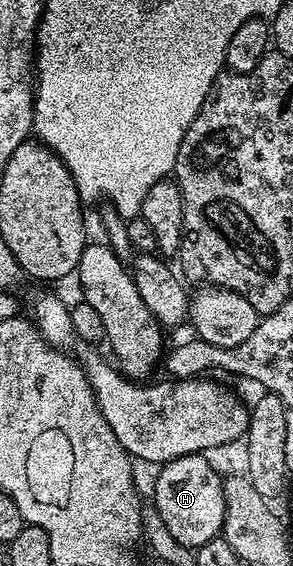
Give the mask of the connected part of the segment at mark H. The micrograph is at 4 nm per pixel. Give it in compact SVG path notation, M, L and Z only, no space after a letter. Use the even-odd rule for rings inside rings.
M203 454L183 455L159 468L156 475L156 512L178 545L198 548L224 530L224 479Z

